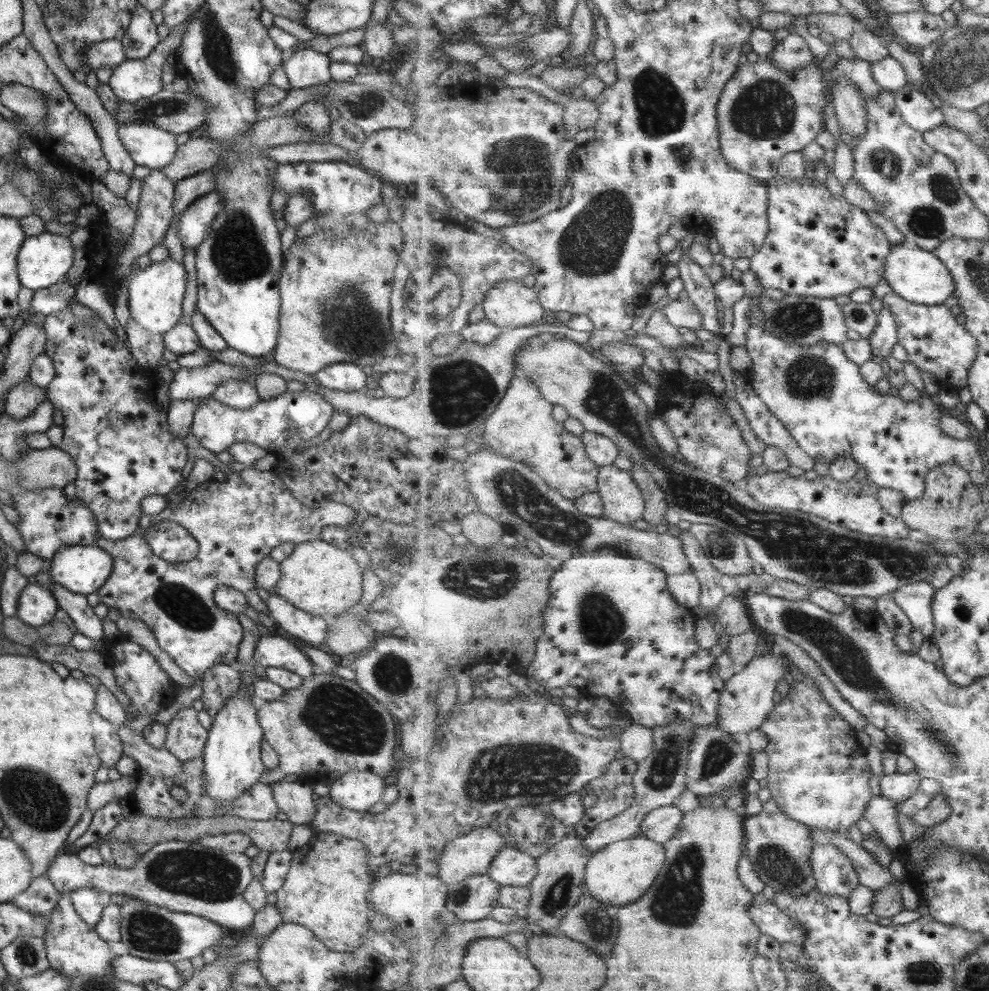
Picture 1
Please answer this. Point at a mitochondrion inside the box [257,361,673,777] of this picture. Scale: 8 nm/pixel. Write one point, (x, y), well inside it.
(346, 721)

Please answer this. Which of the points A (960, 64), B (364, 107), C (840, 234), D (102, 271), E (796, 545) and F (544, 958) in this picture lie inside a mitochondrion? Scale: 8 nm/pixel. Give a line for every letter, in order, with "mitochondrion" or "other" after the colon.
A: mitochondrion
B: mitochondrion
C: other
D: other
E: mitochondrion
F: other

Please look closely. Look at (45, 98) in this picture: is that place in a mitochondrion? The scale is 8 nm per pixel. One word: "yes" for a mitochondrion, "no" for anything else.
no

